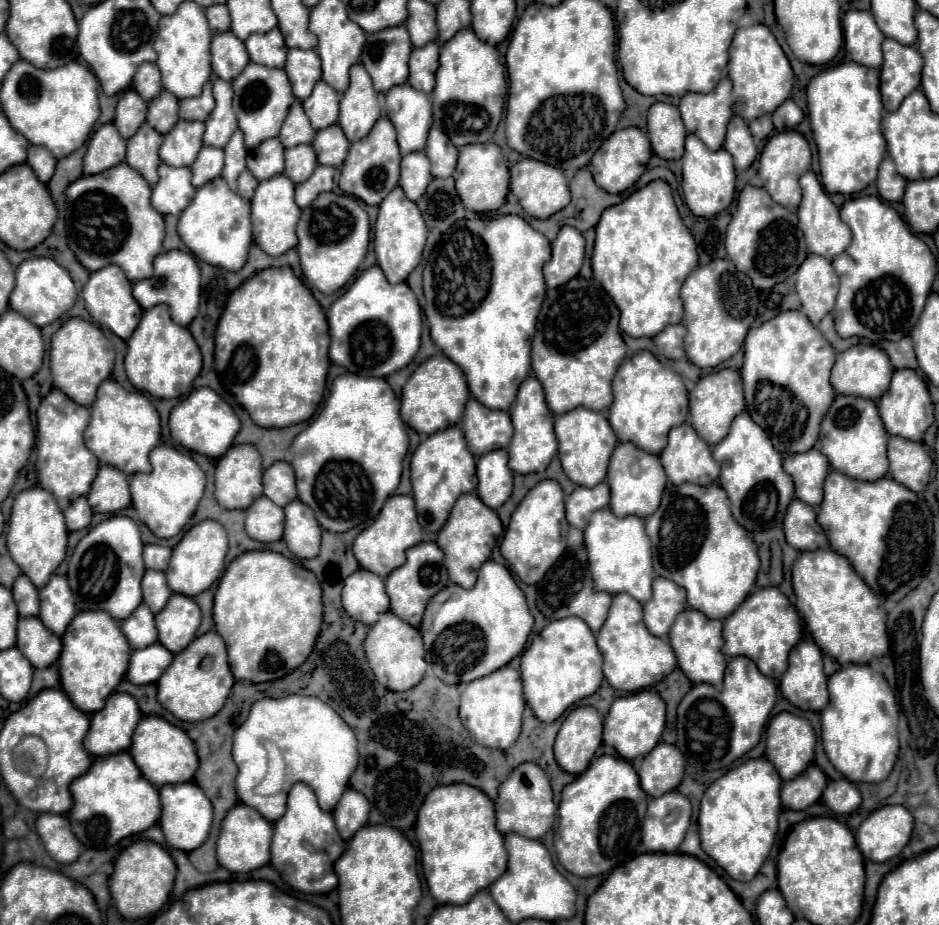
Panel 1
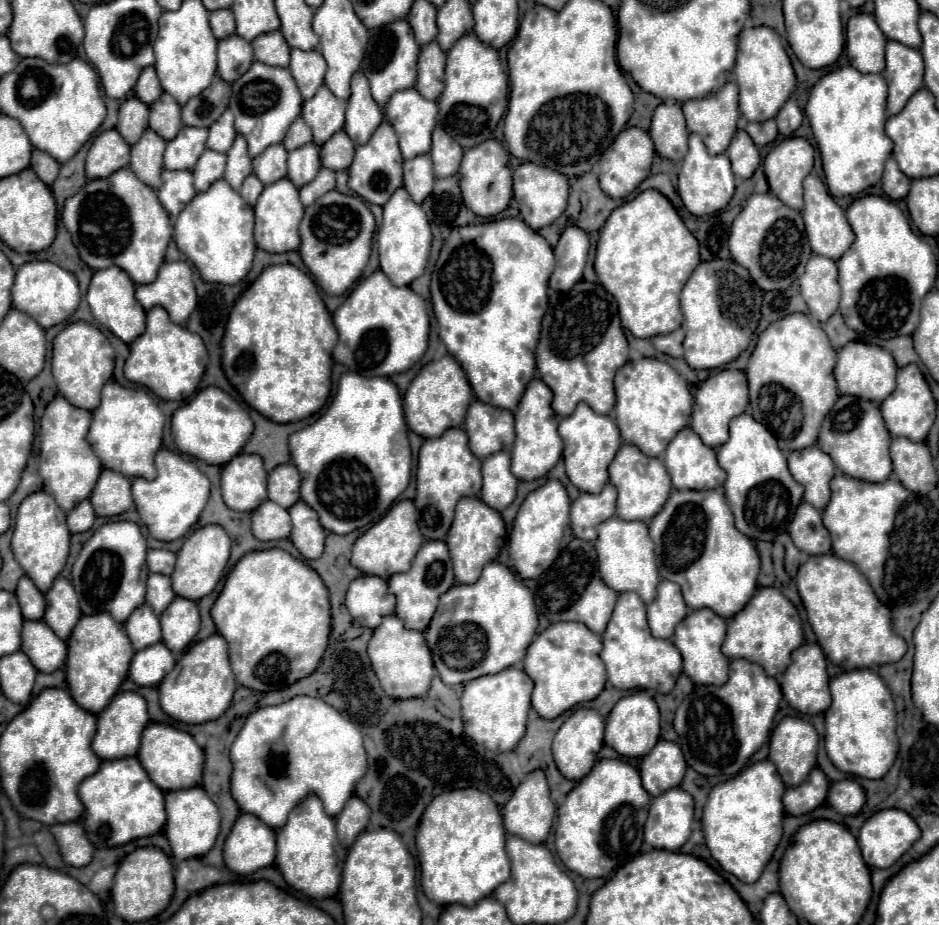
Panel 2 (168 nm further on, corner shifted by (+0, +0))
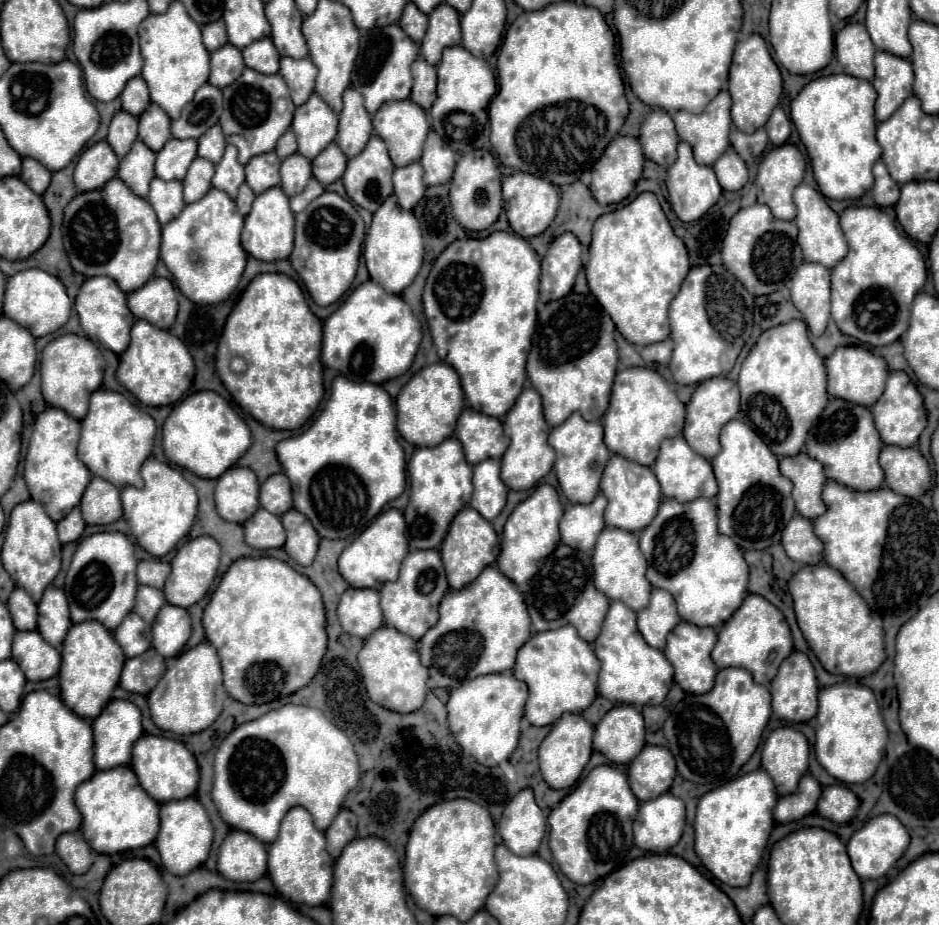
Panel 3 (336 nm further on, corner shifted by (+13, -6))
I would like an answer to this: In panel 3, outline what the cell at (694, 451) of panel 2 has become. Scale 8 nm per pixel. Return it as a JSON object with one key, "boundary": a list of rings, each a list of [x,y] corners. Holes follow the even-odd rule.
{"boundary":[[[683,436],[667,438],[661,442],[659,456],[657,456],[655,464],[651,466],[651,470],[655,472],[665,498],[673,498],[677,502],[691,502],[691,500],[701,498],[701,496],[703,498],[717,496],[717,482],[713,476],[711,462],[707,458],[699,456],[697,452],[693,452]]]}

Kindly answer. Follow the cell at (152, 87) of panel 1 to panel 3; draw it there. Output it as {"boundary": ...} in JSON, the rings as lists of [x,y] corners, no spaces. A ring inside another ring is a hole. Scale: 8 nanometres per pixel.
{"boundary":[[[131,78],[121,94],[121,102],[123,102],[123,110],[127,110],[129,114],[139,116],[147,106],[149,106],[149,90],[143,78]]]}

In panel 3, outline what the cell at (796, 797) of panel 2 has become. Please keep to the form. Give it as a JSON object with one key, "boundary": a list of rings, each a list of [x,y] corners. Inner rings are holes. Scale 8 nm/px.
{"boundary":[[[805,774],[795,794],[779,798],[775,806],[775,820],[779,824],[801,820],[803,816],[816,810],[819,794],[821,794],[821,784],[811,774]]]}

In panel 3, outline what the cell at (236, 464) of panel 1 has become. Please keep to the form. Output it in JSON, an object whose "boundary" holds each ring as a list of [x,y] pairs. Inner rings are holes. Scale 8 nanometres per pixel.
{"boundary":[[[233,466],[217,478],[215,504],[221,518],[243,524],[259,508],[259,482],[253,470]]]}

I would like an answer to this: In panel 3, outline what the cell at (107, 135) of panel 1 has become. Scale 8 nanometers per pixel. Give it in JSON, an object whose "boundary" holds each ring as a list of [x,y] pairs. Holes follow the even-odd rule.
{"boundary":[[[97,142],[89,146],[77,160],[75,166],[75,186],[79,192],[87,190],[99,190],[99,186],[105,186],[111,178],[117,176],[119,158],[107,146],[107,142]]]}

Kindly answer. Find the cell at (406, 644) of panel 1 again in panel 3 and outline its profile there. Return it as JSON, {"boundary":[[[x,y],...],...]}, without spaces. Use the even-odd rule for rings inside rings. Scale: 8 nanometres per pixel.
{"boundary":[[[381,626],[369,638],[365,638],[365,644],[359,652],[359,666],[361,666],[367,694],[373,702],[401,714],[415,712],[423,706],[427,696],[429,674],[427,668],[421,666],[417,642],[413,638],[399,634],[395,628]]]}

